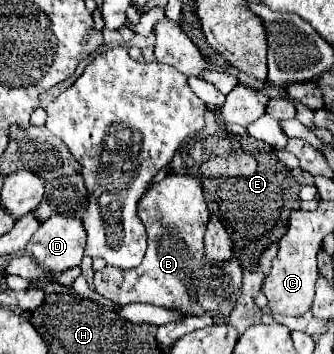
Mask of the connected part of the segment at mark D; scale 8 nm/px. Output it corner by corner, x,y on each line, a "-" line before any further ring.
50,216
32,234
26,252
48,272
60,274
68,268
80,266
86,246
86,230
80,218

